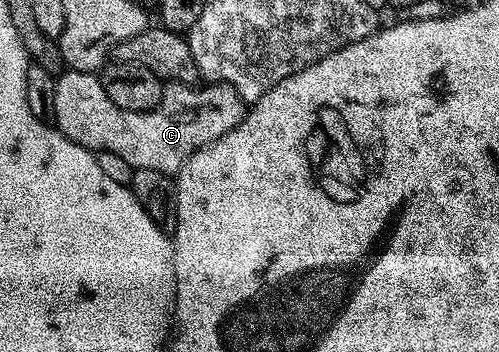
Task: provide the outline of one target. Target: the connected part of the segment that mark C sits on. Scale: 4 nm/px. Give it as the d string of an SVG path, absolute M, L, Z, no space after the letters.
M65 69L55 79L56 129L87 150L105 150L122 156L133 170L157 170L169 176L179 174L194 151L230 132L244 119L245 113L245 102L227 84L183 86L181 82L169 82L164 87L162 100L153 110L127 110L118 108L106 96L106 88L95 73Z

